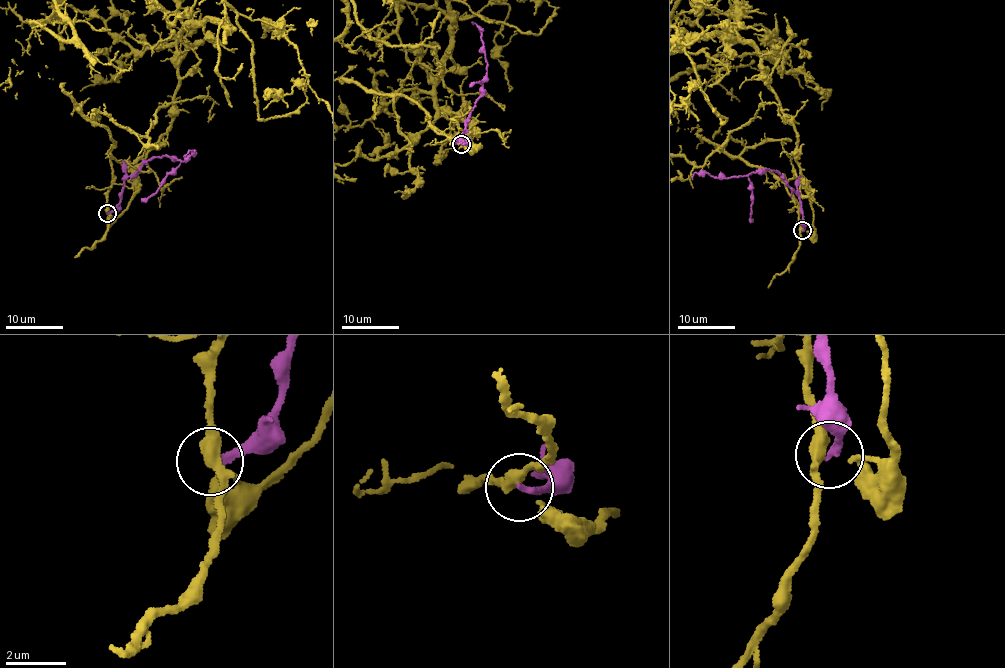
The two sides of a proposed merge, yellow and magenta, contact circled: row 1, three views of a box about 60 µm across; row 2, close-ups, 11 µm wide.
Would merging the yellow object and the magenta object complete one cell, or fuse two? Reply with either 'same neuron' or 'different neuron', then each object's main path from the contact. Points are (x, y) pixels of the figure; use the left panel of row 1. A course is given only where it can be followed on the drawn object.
different neuron; yellow runs (107, 213), (184, 30), (227, 18), (243, 67), (88, 101), (207, 122); magenta runs (106, 213), (120, 201), (123, 183), (151, 158), (166, 156), (187, 160), (194, 153), (189, 151), (185, 156)

